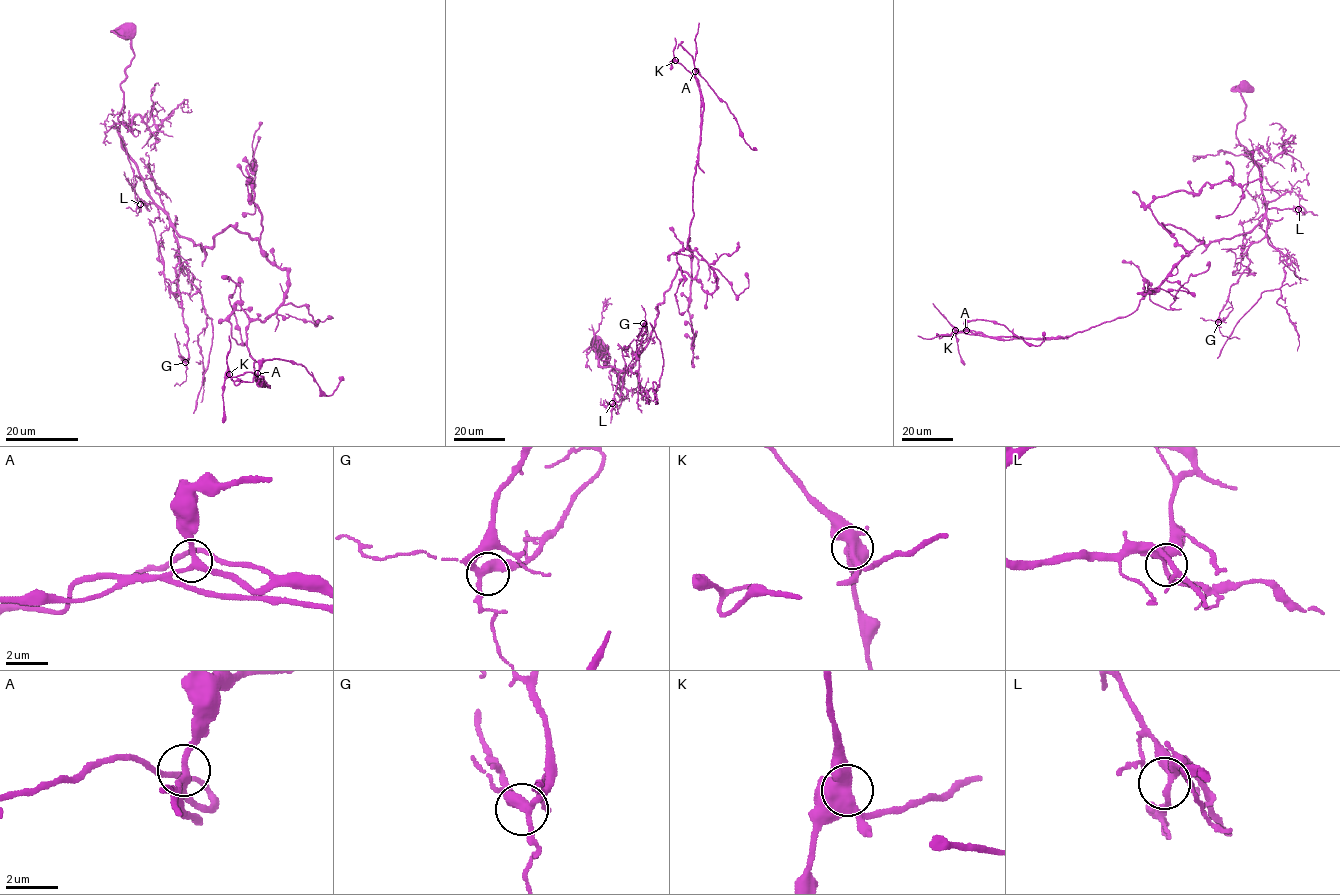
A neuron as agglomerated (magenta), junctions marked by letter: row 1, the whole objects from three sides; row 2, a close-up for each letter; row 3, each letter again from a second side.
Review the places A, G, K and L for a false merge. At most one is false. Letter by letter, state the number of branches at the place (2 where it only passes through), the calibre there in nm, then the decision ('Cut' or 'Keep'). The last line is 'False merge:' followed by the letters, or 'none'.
A: Branches: 3. Thickness 240 nm. Keep
G: Branches: 3. Thickness 340 nm. Keep
K: Branches: 3. Thickness 500 nm. Keep
L: Branches: 3. Thickness 260 nm. Keep
False merge: none

